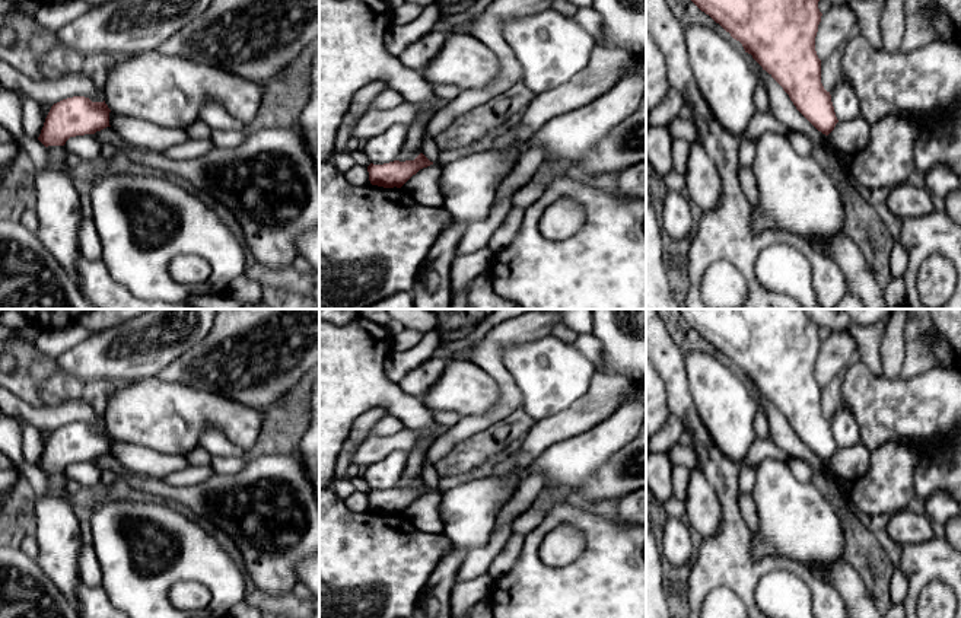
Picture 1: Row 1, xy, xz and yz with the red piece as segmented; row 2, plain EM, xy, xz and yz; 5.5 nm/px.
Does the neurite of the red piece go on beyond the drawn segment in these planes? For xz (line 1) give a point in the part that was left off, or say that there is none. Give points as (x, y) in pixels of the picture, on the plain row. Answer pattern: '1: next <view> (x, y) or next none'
1: next none

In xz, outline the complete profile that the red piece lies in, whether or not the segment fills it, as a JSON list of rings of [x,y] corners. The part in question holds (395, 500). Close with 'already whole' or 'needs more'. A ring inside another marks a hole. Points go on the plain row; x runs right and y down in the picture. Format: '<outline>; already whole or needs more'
[[[420,480],[414,487],[394,487],[384,491],[367,493],[369,507],[372,512],[384,515],[401,515],[413,501],[420,496],[433,491],[423,480]]]; already whole

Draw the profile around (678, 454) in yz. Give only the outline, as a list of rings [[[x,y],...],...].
[[[677,442],[666,450],[666,453],[674,465],[682,465],[690,471],[699,468],[699,458],[693,446],[684,446]]]

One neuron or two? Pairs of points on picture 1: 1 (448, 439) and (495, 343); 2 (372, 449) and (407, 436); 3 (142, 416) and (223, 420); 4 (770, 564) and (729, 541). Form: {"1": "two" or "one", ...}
{"1": "one", "2": "one", "3": "one", "4": "one"}

